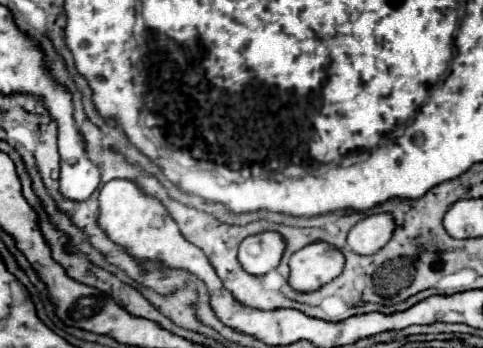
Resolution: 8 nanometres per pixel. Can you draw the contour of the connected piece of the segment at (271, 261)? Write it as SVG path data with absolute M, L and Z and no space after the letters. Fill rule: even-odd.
M262 231L242 241L238 261L252 275L266 275L276 269L284 255L284 237L278 231Z

